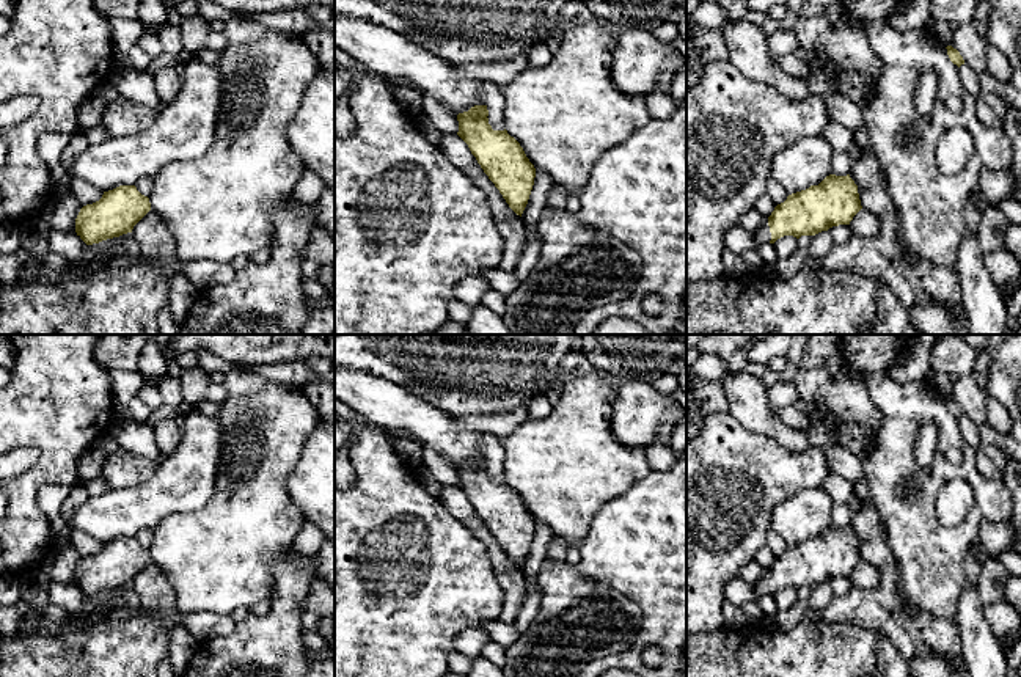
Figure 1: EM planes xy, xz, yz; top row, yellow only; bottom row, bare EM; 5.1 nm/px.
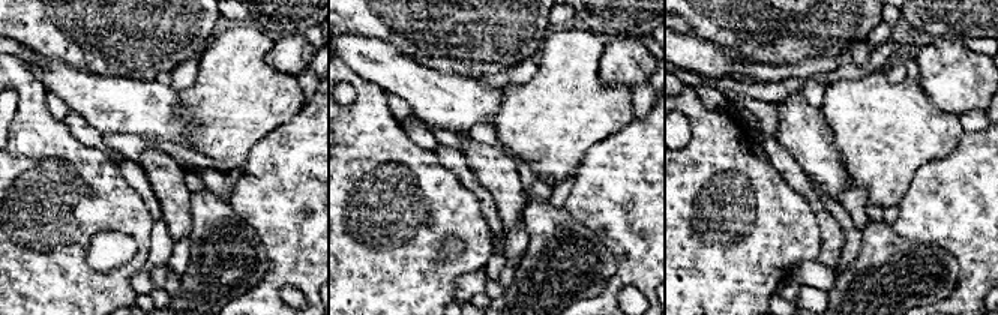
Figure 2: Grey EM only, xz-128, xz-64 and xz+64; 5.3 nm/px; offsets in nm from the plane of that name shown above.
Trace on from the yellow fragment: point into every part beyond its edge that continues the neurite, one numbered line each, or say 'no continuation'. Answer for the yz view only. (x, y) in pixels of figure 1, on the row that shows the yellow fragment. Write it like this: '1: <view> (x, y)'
1: yz (762, 234)

